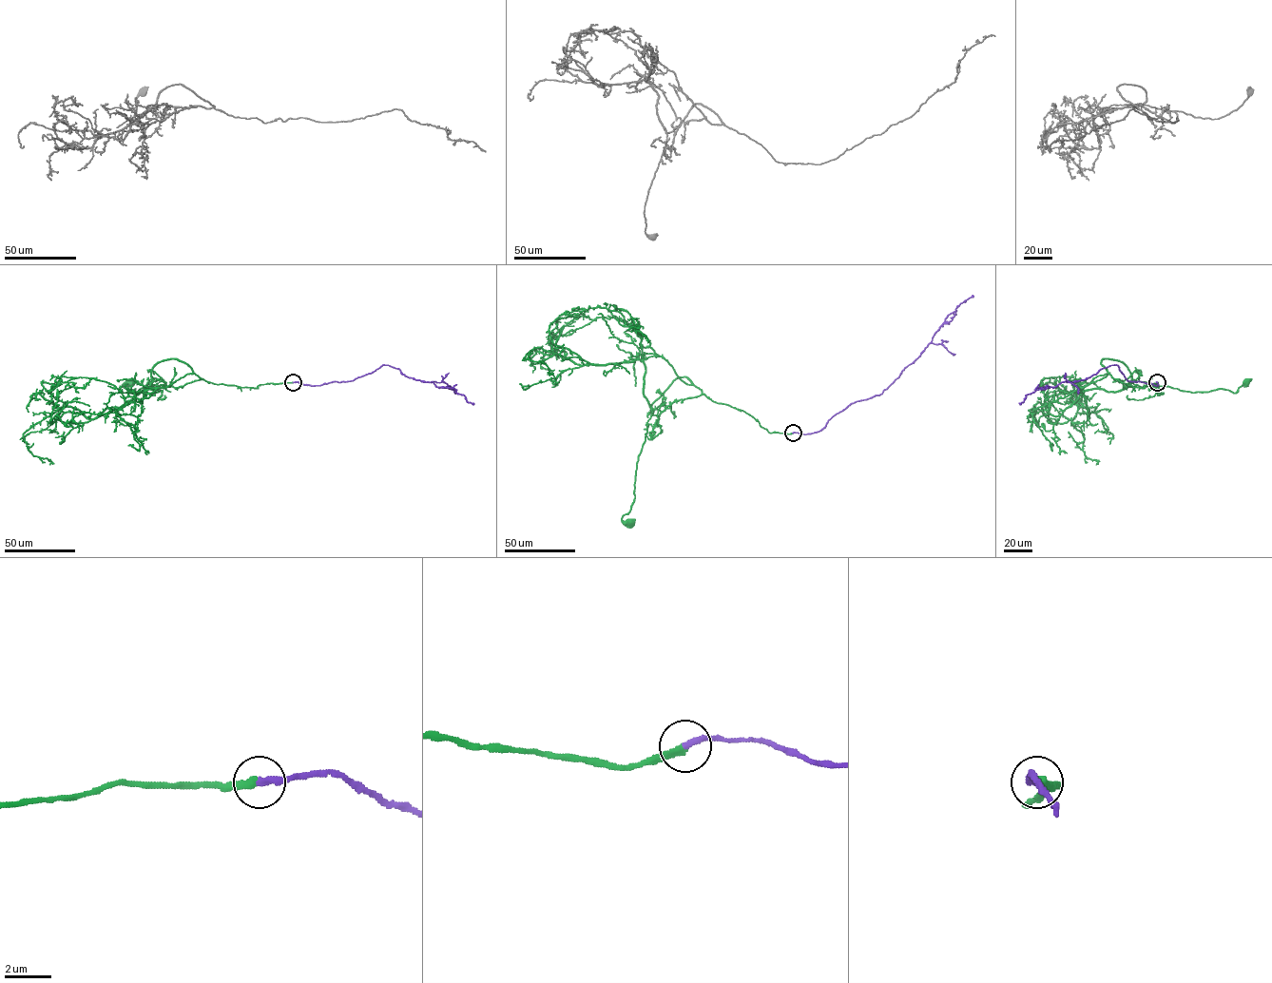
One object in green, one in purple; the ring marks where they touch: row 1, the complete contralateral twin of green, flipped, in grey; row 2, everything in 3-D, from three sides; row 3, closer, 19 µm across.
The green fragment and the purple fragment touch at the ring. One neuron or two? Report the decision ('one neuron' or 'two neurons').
one neuron

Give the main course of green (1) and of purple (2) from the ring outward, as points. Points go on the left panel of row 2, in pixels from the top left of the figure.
1: (293, 382), (214, 384), (175, 358), (159, 361), (153, 380), (136, 393), (122, 385), (130, 384)
2: (293, 382), (311, 385), (348, 381), (387, 365), (398, 368), (410, 377), (454, 389), (467, 401), (473, 404)

